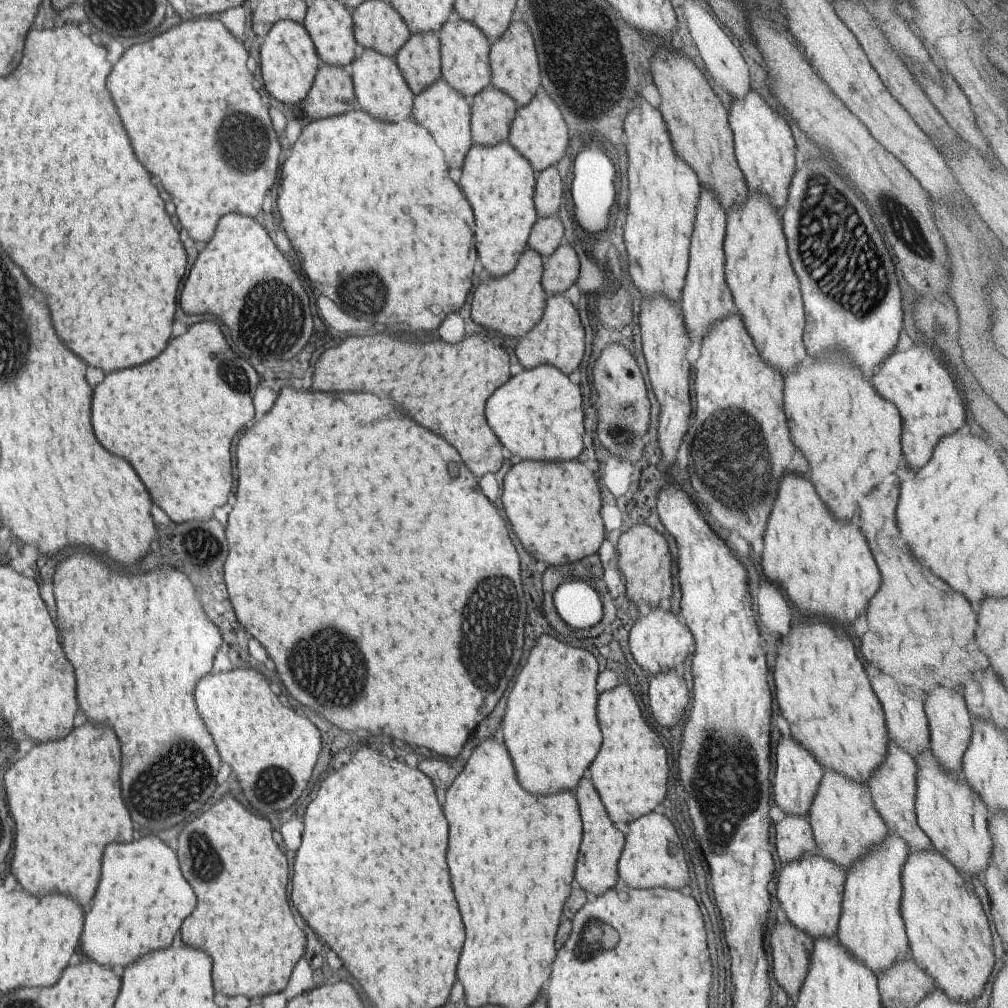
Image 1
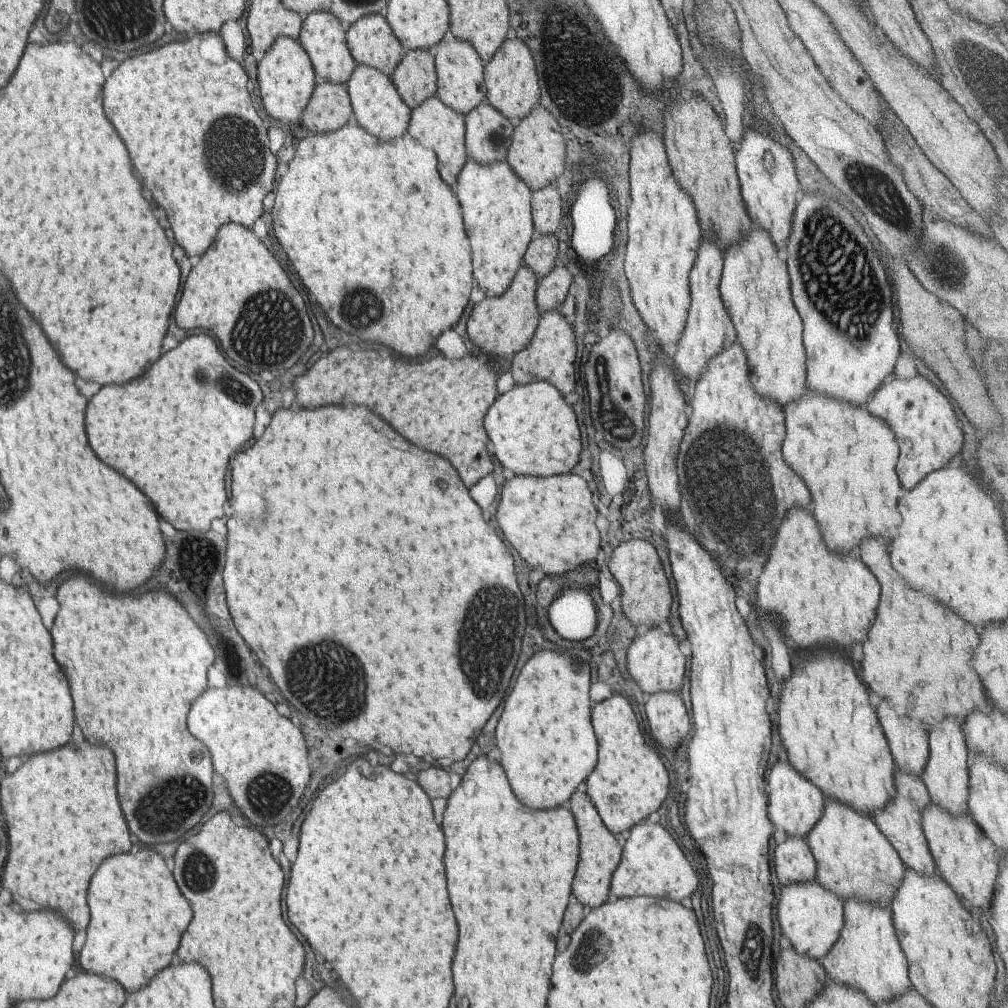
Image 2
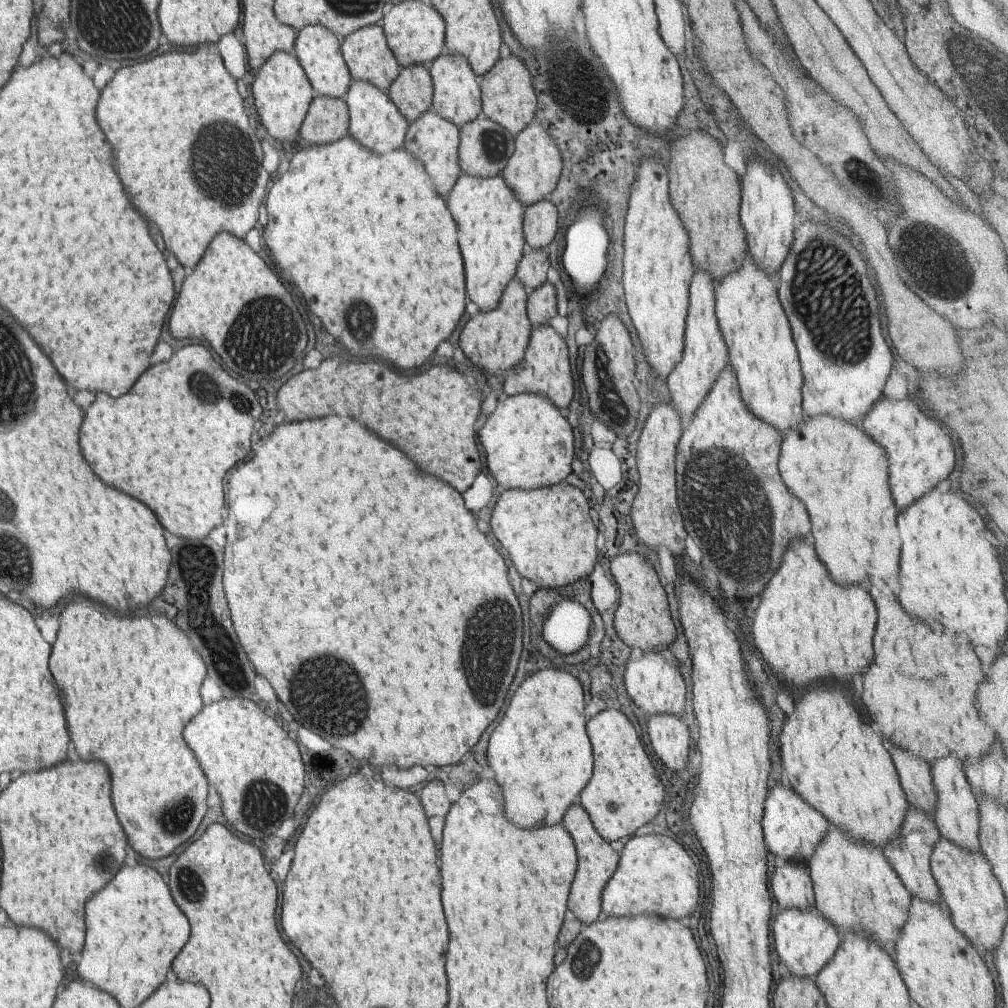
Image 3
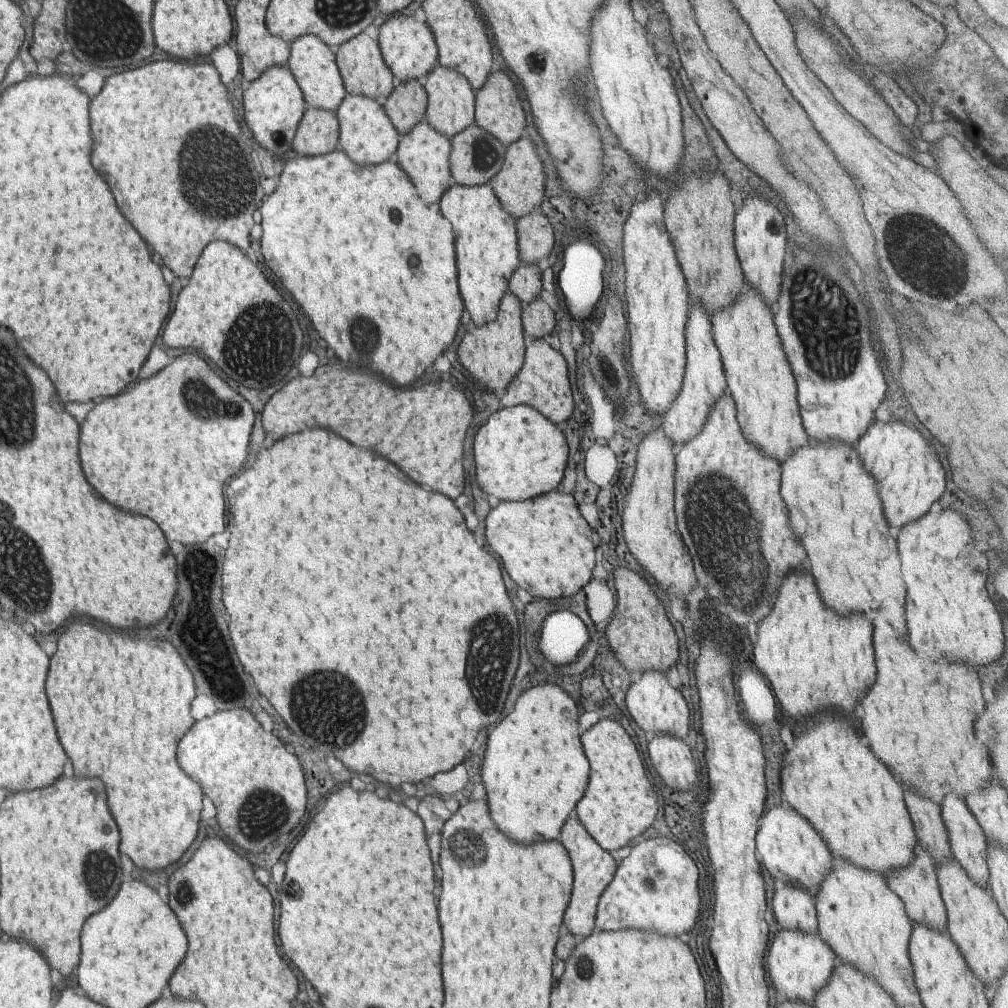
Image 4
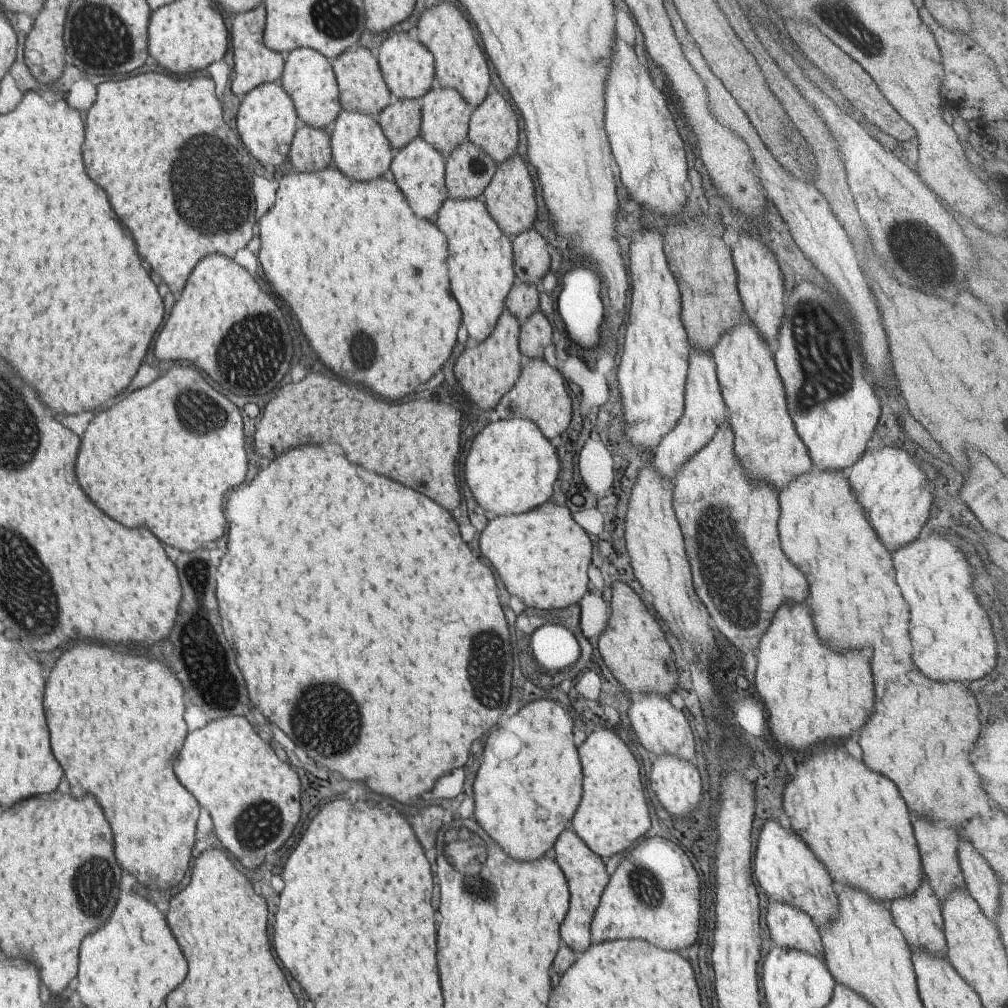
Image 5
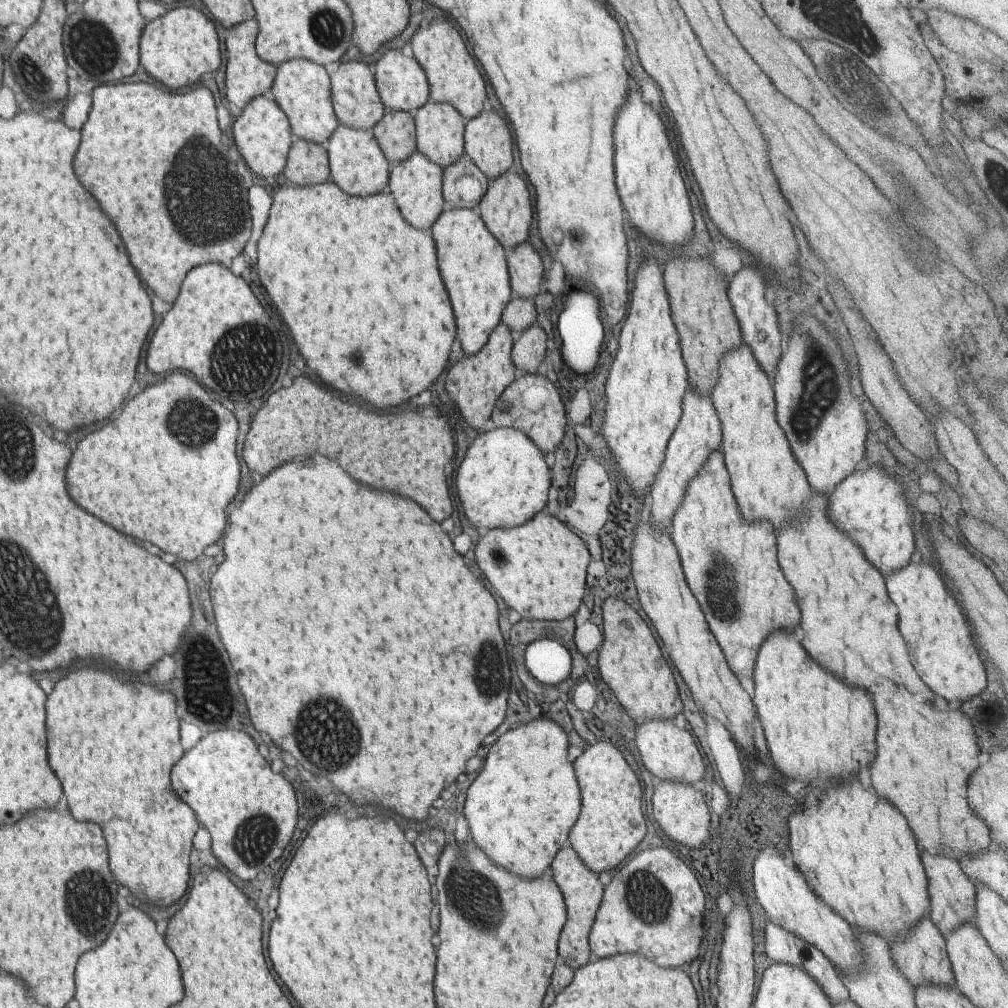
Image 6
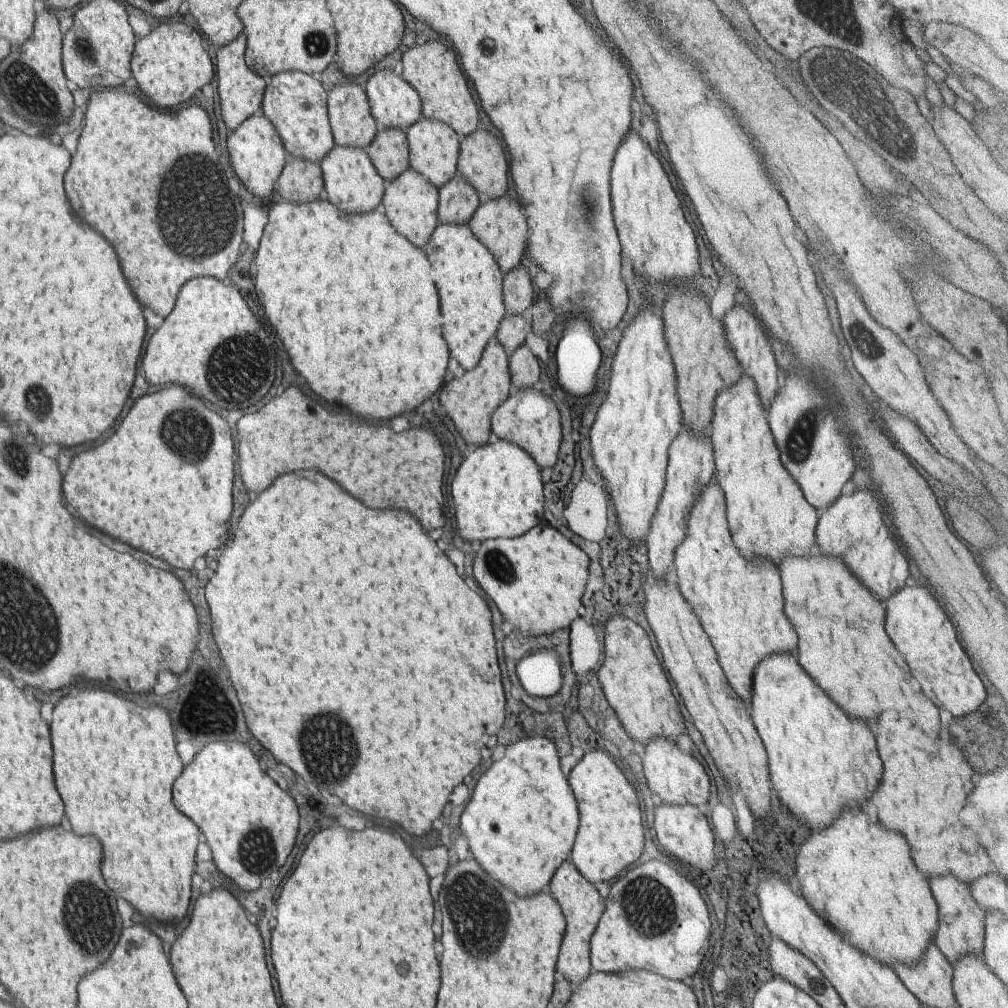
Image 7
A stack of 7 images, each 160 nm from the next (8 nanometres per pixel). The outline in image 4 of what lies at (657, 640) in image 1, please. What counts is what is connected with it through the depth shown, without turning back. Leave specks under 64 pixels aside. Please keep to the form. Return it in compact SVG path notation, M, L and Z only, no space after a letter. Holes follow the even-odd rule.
M646 671L633 677L633 682L626 693L626 708L634 722L649 737L667 733L686 741L691 725L690 711L680 690L673 688L666 676L656 671Z

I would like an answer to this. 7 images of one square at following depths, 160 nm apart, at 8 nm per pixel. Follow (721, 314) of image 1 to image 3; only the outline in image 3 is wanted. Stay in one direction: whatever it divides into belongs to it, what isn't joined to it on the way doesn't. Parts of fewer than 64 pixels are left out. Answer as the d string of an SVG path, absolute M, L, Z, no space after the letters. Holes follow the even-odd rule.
M695 270L689 287L689 308L684 336L684 351L680 362L672 368L666 380L670 391L670 402L681 418L693 418L716 378L729 364L728 346L722 328L716 318L716 283L708 270Z

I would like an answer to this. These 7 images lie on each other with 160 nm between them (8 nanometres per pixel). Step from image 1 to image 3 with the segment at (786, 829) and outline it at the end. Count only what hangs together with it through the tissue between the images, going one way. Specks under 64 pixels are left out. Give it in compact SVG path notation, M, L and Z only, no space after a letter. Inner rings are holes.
M784 860L784 865L776 868L770 884L773 885L772 894L774 894L774 898L778 901L781 910L815 908L813 882L808 873L808 865L805 862Z

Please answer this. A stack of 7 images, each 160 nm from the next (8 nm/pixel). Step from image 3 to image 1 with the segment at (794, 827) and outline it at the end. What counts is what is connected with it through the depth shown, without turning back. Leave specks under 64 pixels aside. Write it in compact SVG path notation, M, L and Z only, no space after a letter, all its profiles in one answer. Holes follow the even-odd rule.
M781 736L777 747L774 782L771 782L772 799L774 799L776 806L785 814L808 817L816 790L822 781L823 772L824 769L818 764L818 760L814 760L812 752L802 748L802 744L796 742L793 736L790 739Z

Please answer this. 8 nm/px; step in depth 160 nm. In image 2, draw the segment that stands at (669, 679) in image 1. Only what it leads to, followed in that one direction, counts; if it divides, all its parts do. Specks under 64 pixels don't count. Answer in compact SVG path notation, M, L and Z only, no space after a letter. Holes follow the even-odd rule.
M662 691L645 698L644 712L650 734L662 748L676 750L692 730L690 716L681 698L681 694Z

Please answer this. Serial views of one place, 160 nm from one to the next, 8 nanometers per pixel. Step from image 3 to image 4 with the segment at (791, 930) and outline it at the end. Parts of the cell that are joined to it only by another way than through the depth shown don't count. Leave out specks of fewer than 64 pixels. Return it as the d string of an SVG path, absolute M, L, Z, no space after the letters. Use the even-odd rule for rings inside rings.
M782 930L770 944L766 966L772 986L779 998L799 1003L814 1004L816 993L824 988L833 975L838 958L829 945L816 933Z

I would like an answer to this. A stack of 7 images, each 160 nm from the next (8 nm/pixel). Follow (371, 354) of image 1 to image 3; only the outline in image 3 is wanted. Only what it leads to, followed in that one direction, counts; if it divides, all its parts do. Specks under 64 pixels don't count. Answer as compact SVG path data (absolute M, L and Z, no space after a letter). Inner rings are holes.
M332 356L324 360L316 370L304 370L292 376L280 390L276 398L276 406L284 412L286 422L302 422L302 420L318 420L326 416L326 400L328 400L328 414L342 416L344 412L358 420L364 428L372 430L382 440L400 448L416 466L432 476L440 476L446 484L452 484L460 494L466 492L474 483L482 468L482 458L476 445L478 428L476 421L482 414L482 400L477 398L475 390L466 380L466 371L458 372L459 367L434 366L422 374L400 374L386 364L380 362L356 362L344 360L340 356Z

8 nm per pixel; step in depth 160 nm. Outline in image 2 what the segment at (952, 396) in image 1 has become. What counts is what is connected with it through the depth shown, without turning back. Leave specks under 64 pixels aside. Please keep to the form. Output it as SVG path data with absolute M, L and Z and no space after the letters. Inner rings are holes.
M918 372L911 379L893 375L882 382L865 407L872 416L882 418L896 434L900 448L896 474L906 490L912 490L936 468L944 468L944 464L953 460L962 448L964 432L950 400Z

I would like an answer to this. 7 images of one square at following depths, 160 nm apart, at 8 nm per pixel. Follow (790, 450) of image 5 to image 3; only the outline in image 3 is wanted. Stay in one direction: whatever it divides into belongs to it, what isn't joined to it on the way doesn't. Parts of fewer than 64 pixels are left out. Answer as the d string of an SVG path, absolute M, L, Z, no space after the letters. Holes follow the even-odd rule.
M748 257L736 272L730 272L719 279L715 287L715 300L716 318L728 346L729 364L736 372L740 394L746 408L752 410L756 418L760 418L770 426L774 424L778 432L786 435L790 430L798 428L806 417L802 409L804 380L800 358L792 338L790 320L778 298L778 287L777 277L768 276L764 270L756 266L754 258Z

